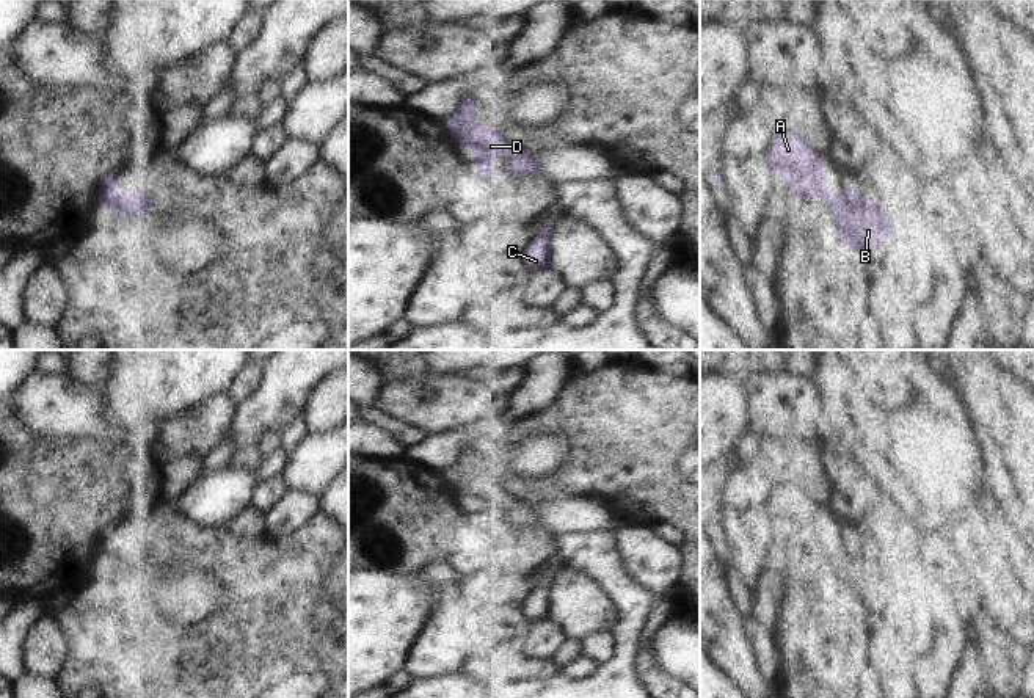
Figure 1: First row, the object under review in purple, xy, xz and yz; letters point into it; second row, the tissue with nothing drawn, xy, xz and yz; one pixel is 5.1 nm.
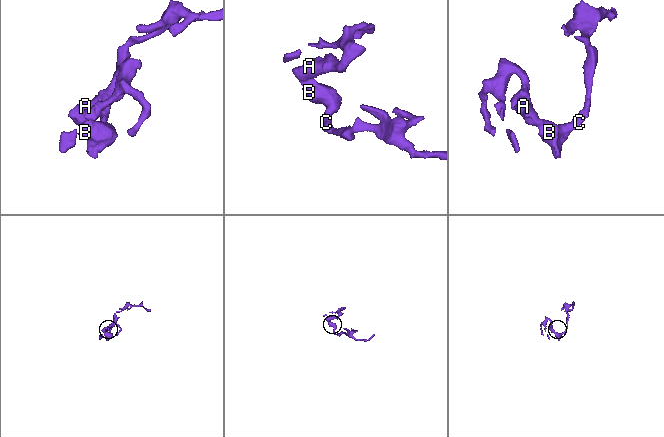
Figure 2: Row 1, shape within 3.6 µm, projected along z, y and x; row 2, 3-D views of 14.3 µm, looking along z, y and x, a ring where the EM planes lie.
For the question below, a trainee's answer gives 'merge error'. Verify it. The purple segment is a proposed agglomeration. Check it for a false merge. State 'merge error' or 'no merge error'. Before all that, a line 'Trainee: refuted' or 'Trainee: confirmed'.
Trainee: refuted
no merge error

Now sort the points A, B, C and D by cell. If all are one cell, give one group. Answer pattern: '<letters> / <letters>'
A B C D

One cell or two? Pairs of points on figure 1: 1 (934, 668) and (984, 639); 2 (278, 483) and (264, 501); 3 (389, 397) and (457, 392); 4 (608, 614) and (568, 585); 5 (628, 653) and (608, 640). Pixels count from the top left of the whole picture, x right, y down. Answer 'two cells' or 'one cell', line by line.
1: two cells
2: one cell
3: one cell
4: one cell
5: two cells

